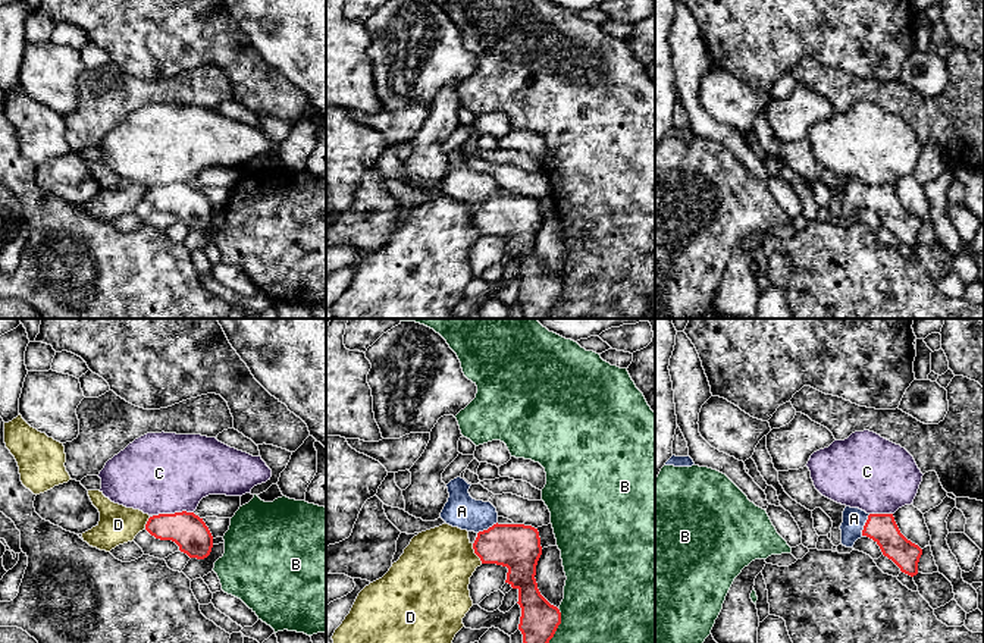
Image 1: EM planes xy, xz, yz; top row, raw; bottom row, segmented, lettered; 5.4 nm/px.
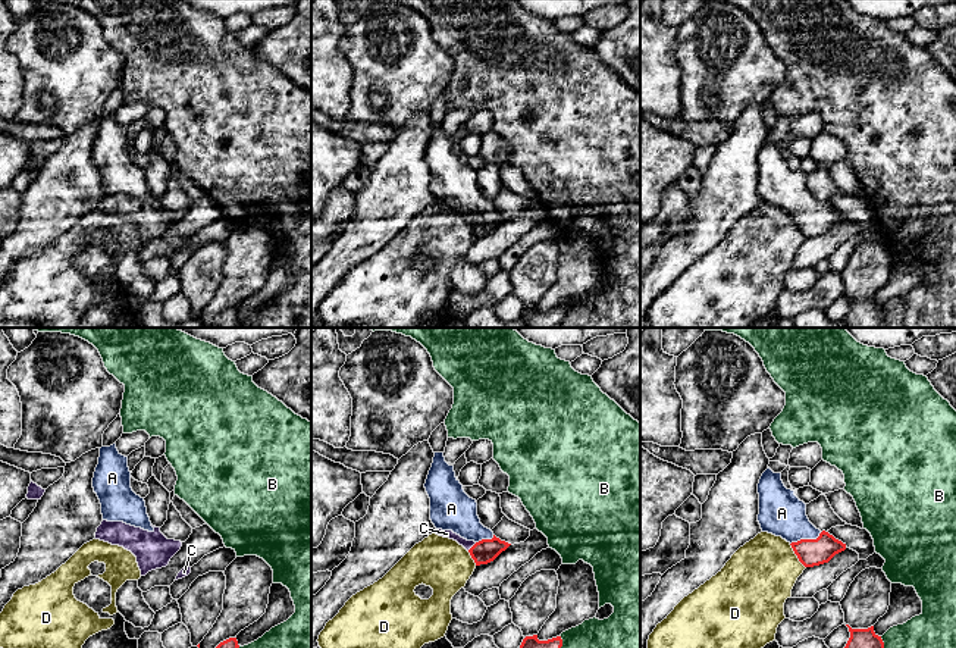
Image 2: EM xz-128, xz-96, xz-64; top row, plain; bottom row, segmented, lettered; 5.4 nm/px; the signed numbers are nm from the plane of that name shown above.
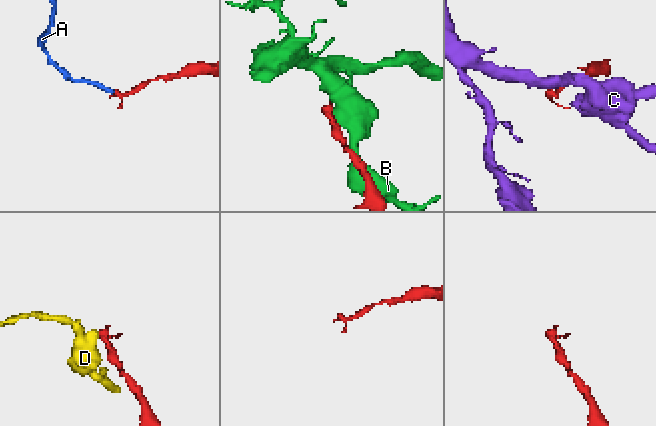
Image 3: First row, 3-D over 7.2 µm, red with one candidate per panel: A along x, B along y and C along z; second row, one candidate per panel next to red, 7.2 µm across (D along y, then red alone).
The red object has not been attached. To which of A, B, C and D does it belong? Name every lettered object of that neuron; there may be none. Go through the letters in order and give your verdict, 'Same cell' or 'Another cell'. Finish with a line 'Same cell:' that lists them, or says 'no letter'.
A: Same cell
B: Another cell
C: Another cell
D: Another cell
Same cell: A

